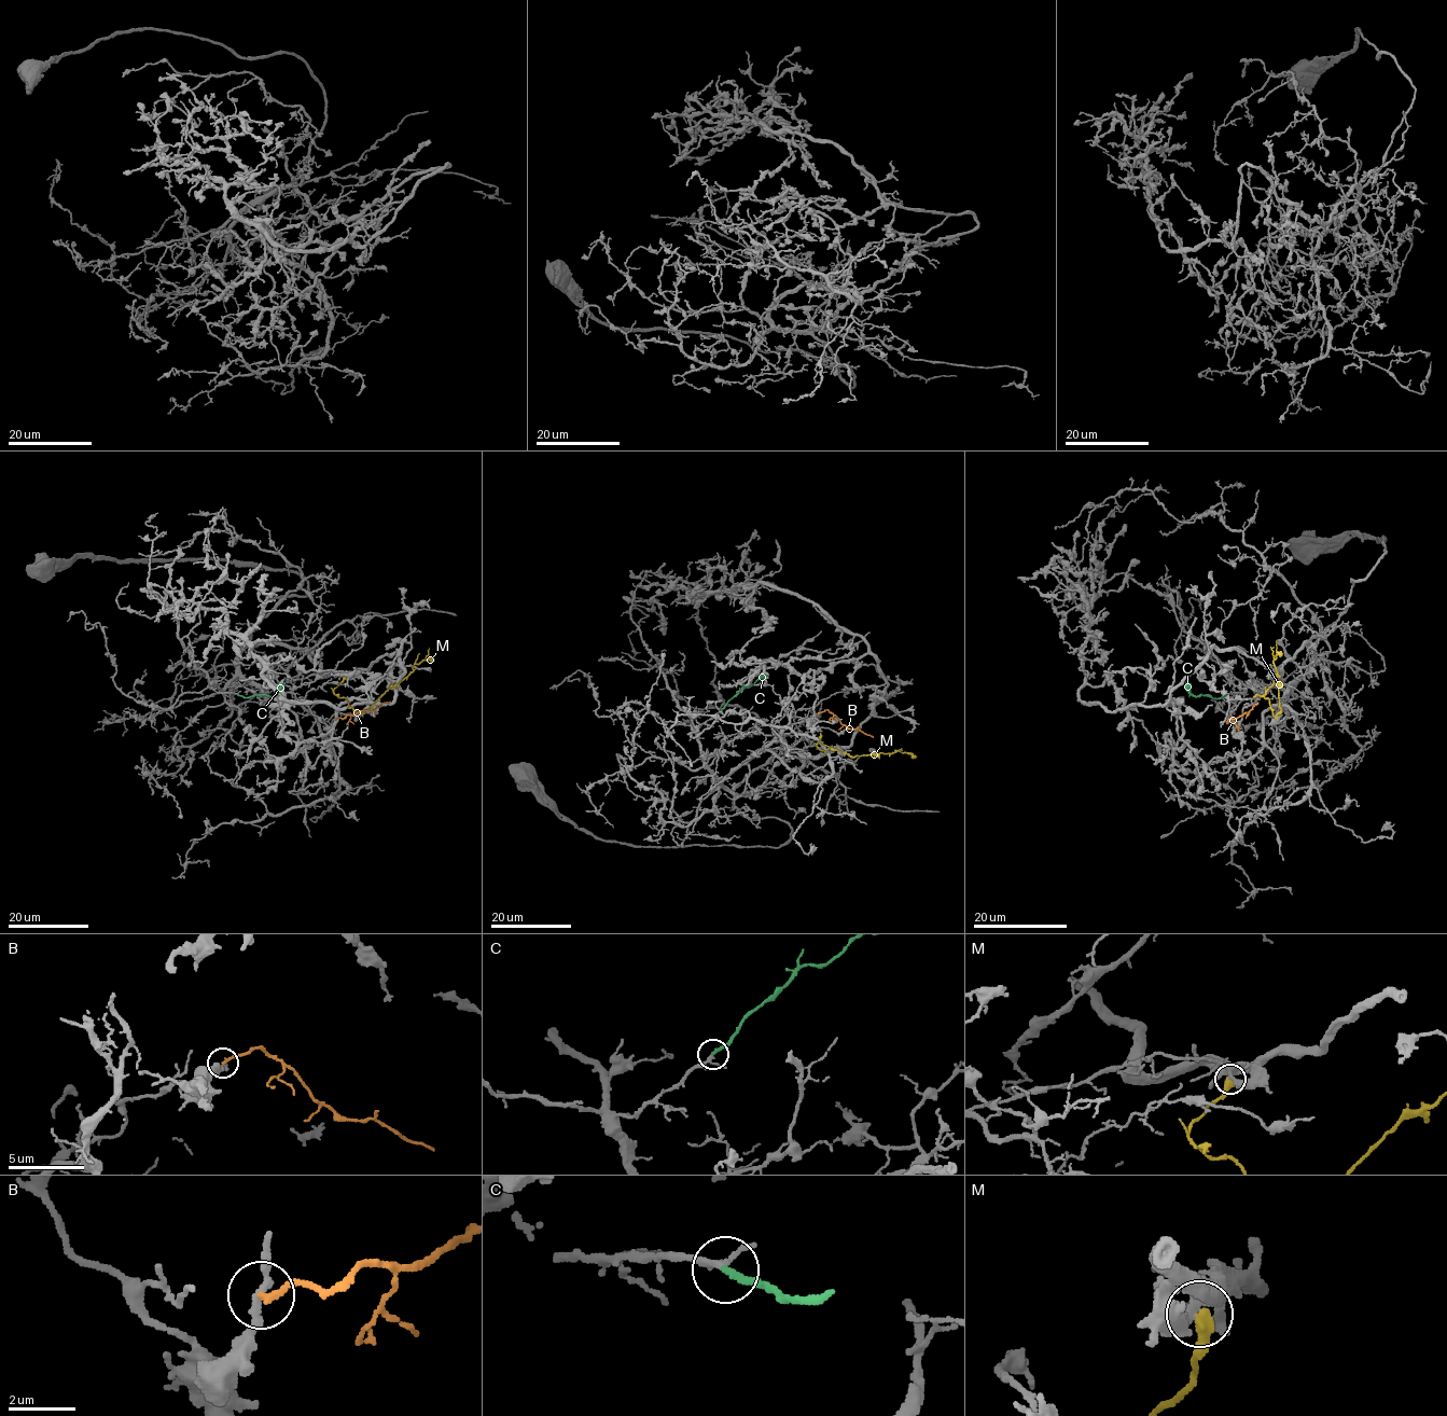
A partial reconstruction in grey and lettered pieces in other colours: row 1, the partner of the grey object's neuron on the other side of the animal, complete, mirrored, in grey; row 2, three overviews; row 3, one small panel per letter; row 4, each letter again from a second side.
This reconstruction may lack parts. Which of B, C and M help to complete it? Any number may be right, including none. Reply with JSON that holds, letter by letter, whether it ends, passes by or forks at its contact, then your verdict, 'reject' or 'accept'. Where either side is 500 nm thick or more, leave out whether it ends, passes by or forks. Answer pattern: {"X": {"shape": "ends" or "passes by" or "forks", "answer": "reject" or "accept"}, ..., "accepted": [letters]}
{"B": {"shape": "ends", "answer": "reject"}, "C": {"shape": "ends", "answer": "accept"}, "M": {"shape": "ends", "answer": "reject"}, "accepted": ["C"]}

